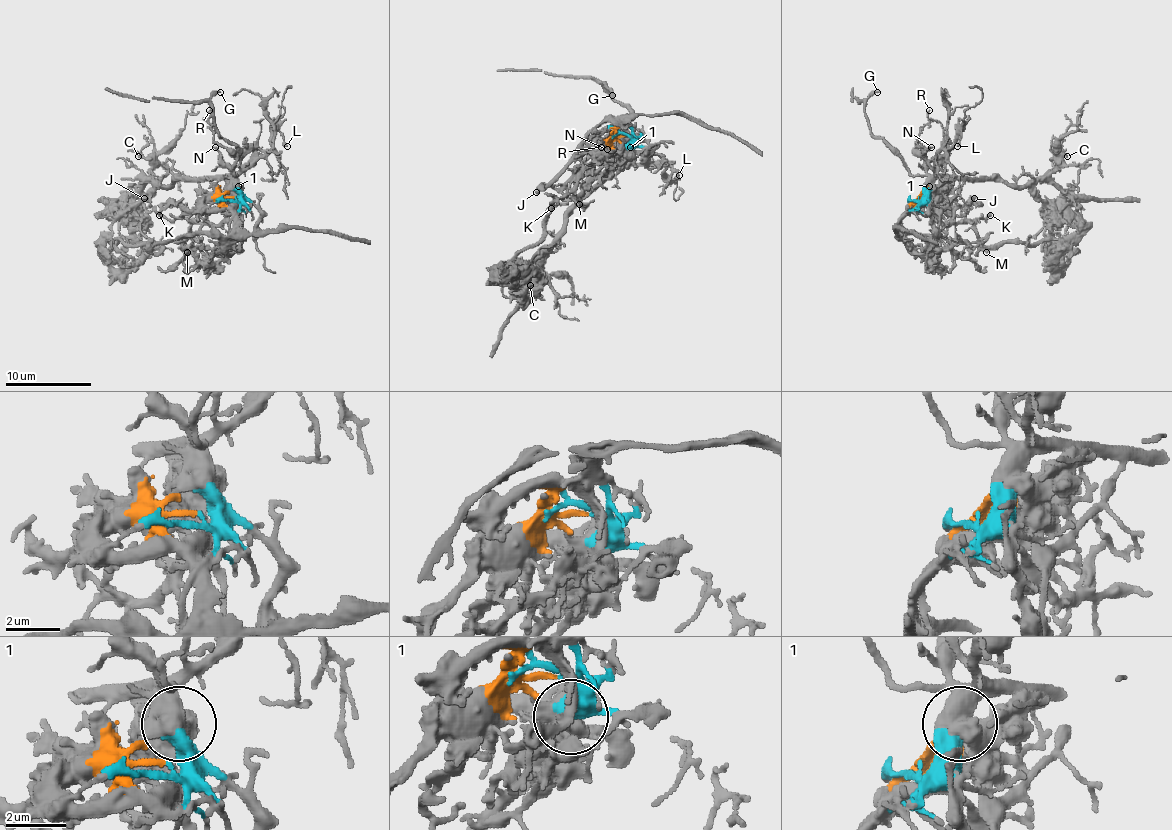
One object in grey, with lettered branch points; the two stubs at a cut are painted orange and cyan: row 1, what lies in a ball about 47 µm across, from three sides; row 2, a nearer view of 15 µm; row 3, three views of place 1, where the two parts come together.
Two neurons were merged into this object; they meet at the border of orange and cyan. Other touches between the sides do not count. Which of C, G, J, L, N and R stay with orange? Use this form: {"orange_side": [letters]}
{"orange_side": ["J"]}

